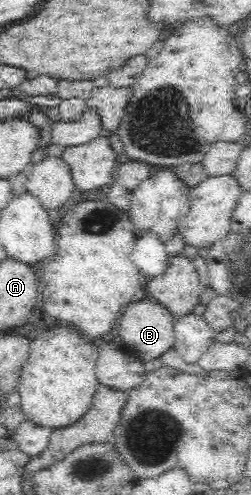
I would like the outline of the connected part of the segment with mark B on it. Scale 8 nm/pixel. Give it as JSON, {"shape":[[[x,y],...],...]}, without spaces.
{"shape":[[[147,298],[131,302],[124,309],[119,322],[120,344],[131,355],[137,355],[144,363],[153,360],[174,347],[174,317],[161,302]]]}

